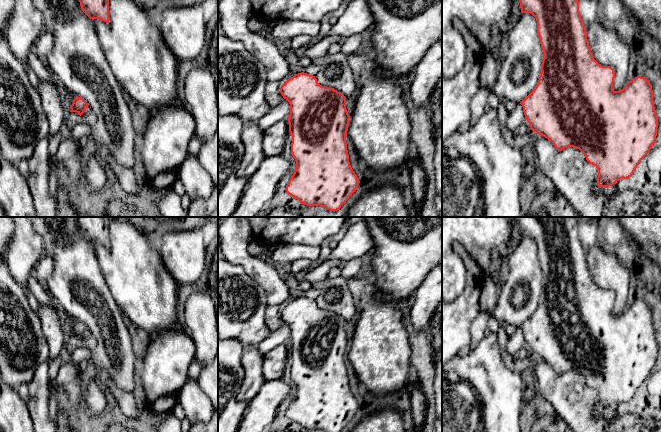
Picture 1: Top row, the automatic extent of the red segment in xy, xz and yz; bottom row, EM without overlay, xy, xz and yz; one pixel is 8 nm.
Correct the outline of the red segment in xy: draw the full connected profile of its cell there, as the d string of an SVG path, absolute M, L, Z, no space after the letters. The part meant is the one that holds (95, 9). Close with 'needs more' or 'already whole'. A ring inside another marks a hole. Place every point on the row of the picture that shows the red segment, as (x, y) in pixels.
M79 0L82 11L92 20L109 22L109 0Z | already whole

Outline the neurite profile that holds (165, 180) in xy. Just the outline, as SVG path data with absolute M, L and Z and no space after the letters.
M167 171L149 180L149 184L154 190L161 192L171 188L176 179L177 171Z

